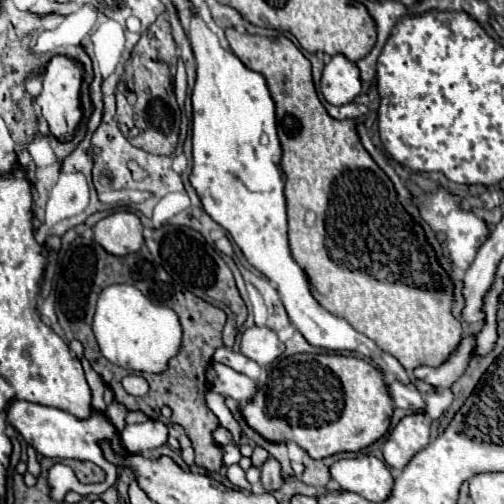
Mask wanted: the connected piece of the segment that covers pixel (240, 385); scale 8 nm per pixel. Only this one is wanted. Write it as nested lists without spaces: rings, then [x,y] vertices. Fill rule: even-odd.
[[[211,361],[207,367],[207,383],[215,393],[241,399],[243,403],[249,401],[257,389],[257,381],[249,379],[247,375],[239,375],[239,371],[215,361]]]

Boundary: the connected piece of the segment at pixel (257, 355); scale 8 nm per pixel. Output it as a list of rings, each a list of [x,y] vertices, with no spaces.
[[[249,327],[241,335],[241,353],[259,365],[269,365],[281,355],[277,333],[269,327]]]

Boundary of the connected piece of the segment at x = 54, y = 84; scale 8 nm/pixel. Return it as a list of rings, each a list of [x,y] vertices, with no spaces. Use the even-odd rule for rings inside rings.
[[[55,55],[45,65],[43,91],[41,91],[41,95],[35,97],[35,105],[41,107],[41,117],[49,125],[49,135],[53,135],[61,143],[73,139],[73,135],[75,135],[75,131],[83,119],[81,83],[83,83],[83,65],[77,59],[71,59],[65,55]]]

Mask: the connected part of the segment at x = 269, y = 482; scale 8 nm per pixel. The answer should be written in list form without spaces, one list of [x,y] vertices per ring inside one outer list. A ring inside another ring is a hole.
[[[269,459],[263,467],[261,467],[261,483],[265,487],[265,491],[269,493],[277,493],[283,485],[283,479],[281,479],[281,467],[275,459]]]

